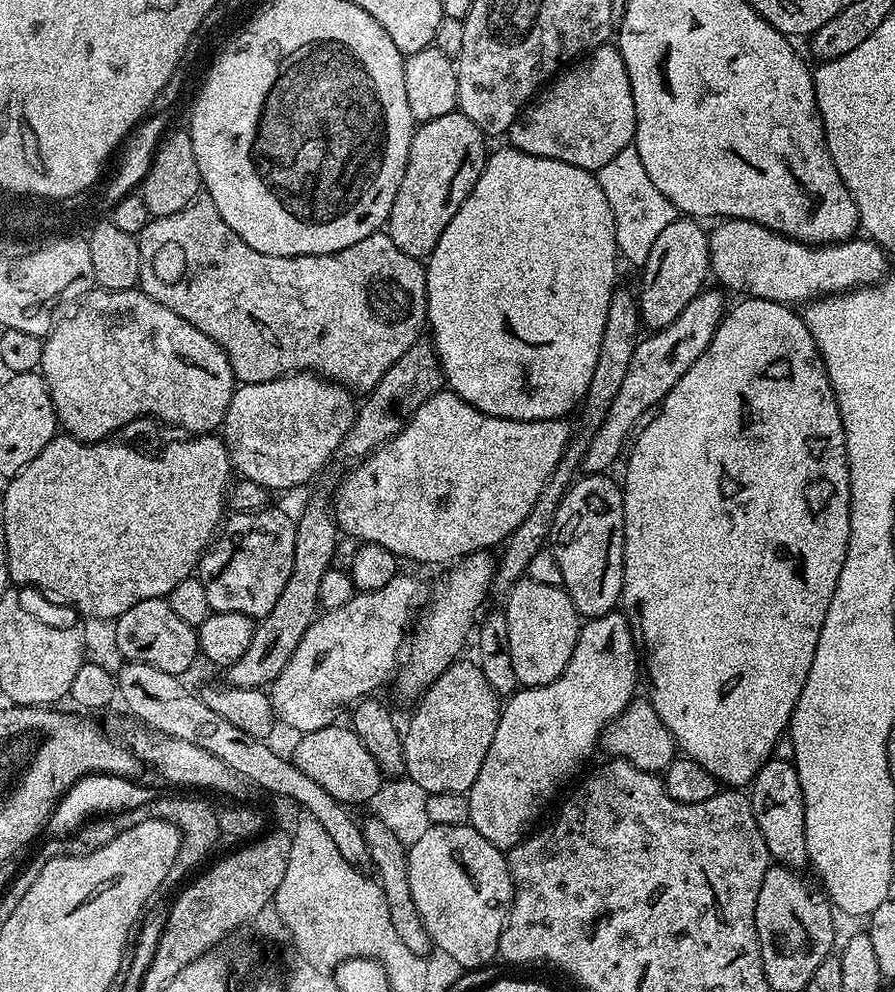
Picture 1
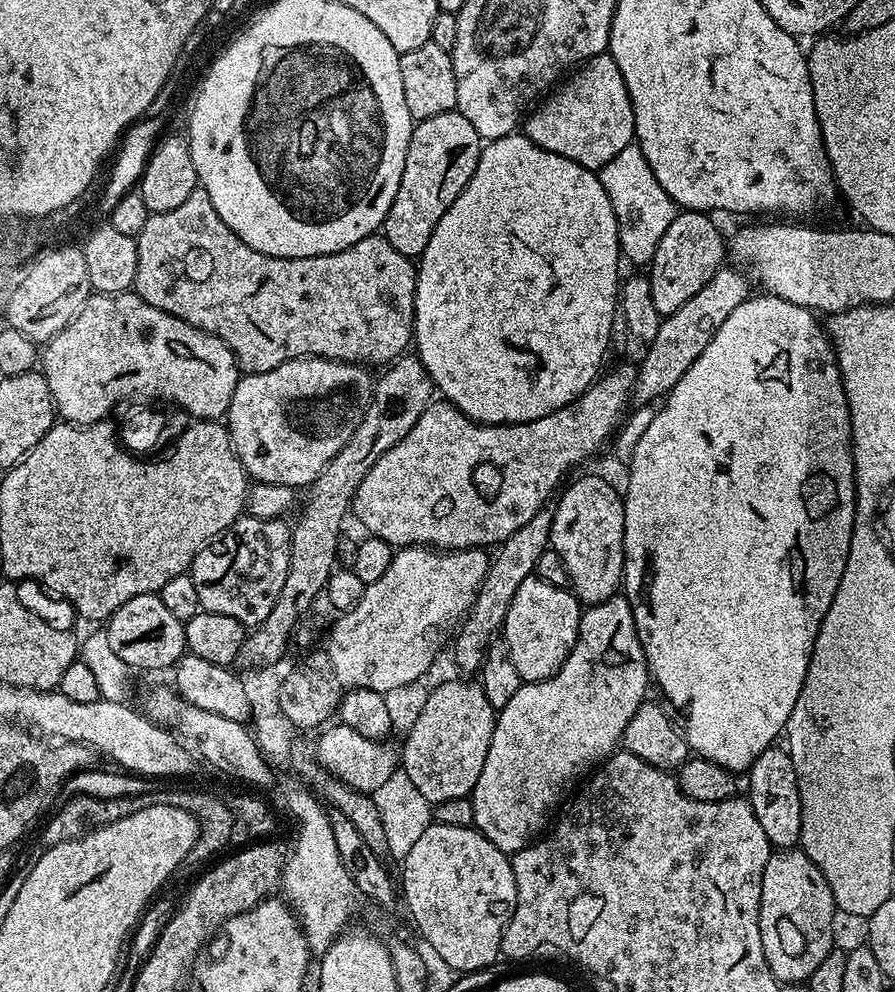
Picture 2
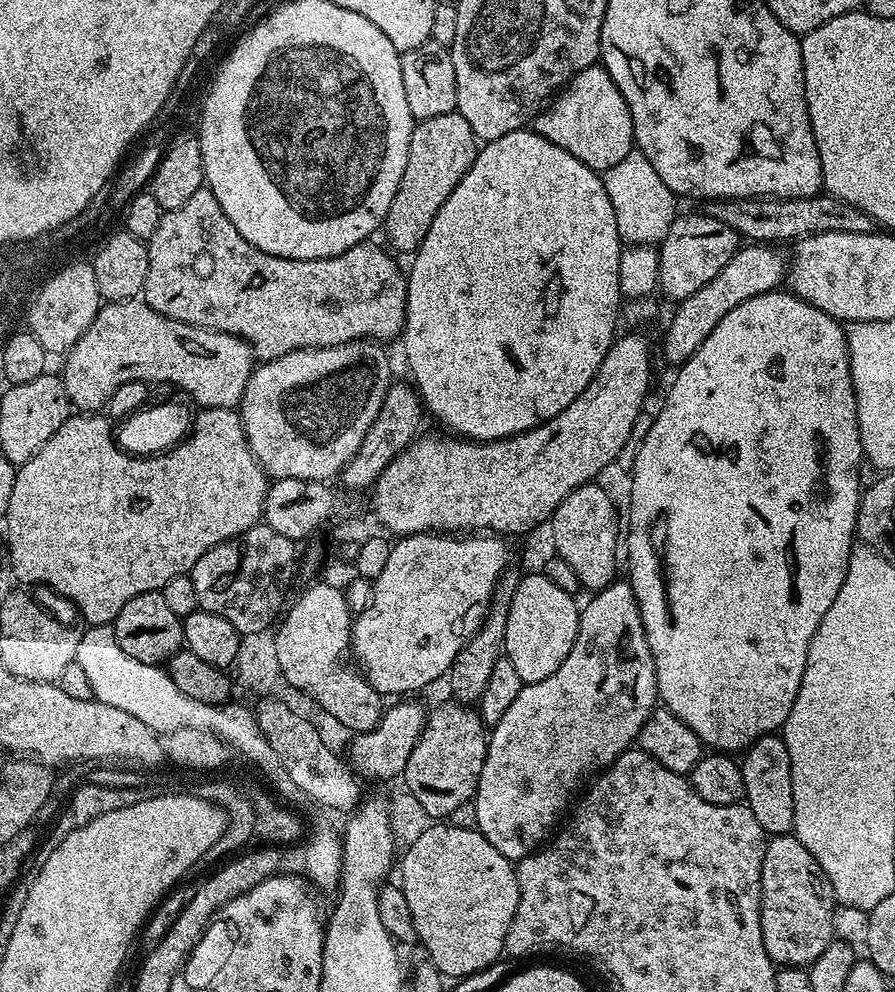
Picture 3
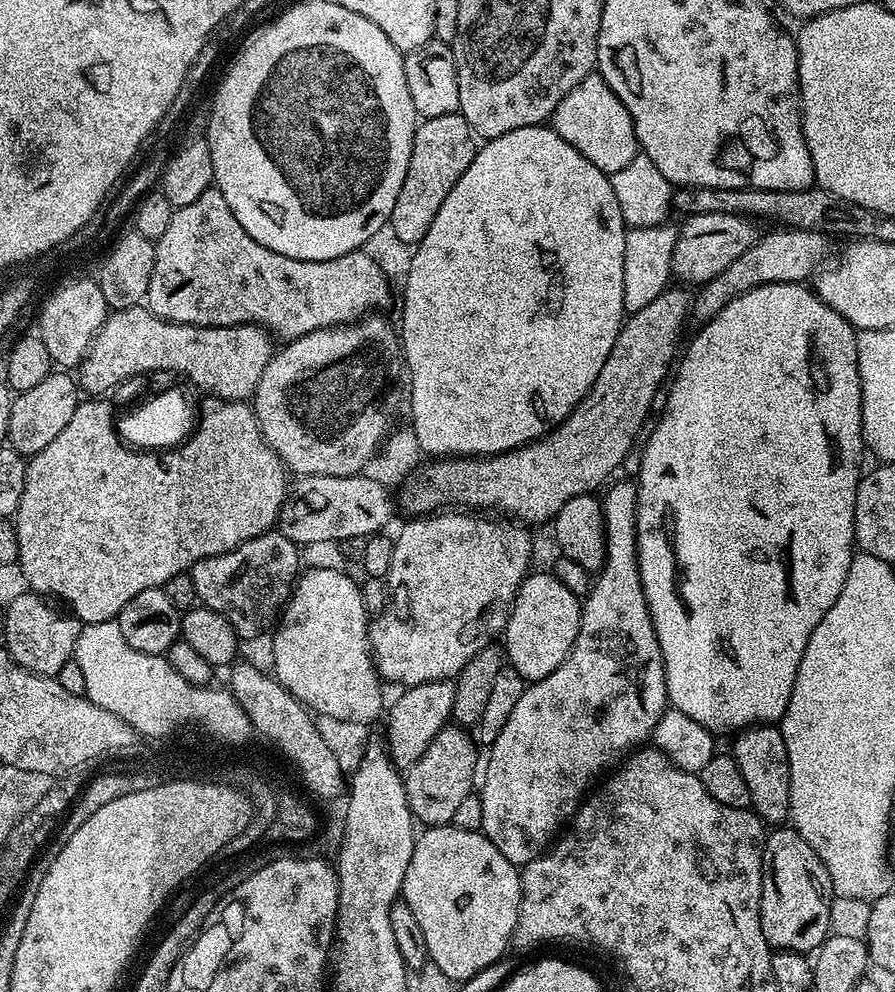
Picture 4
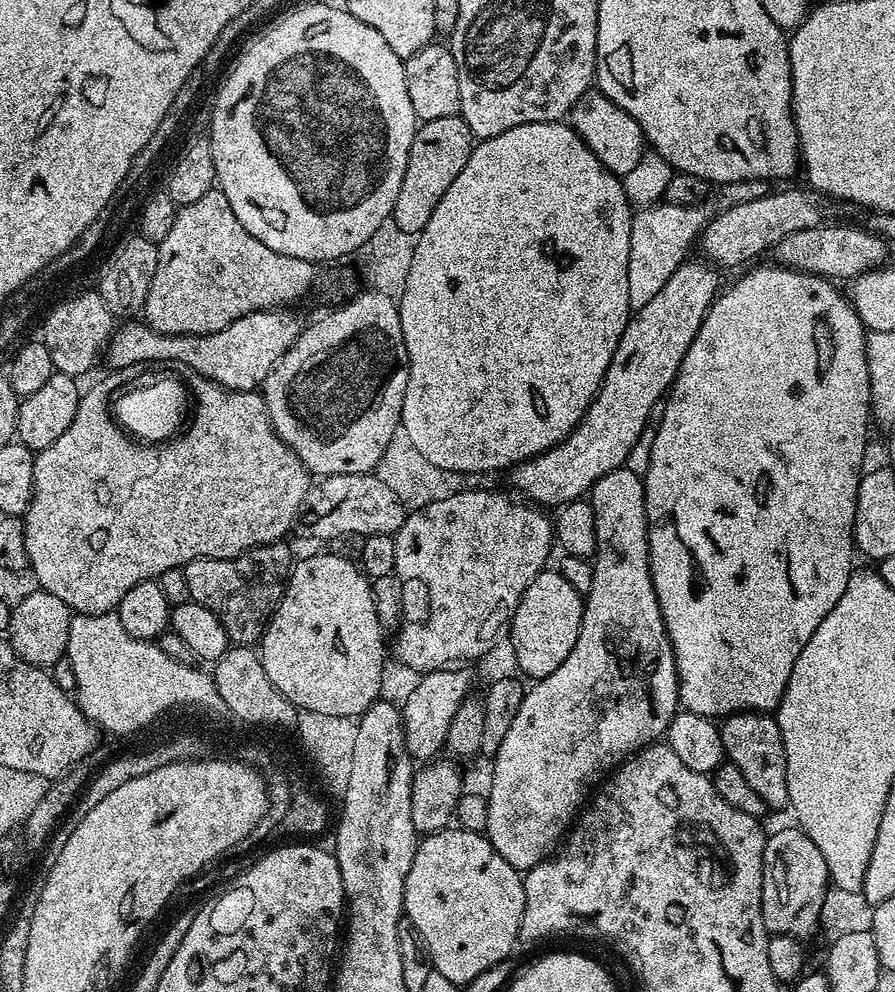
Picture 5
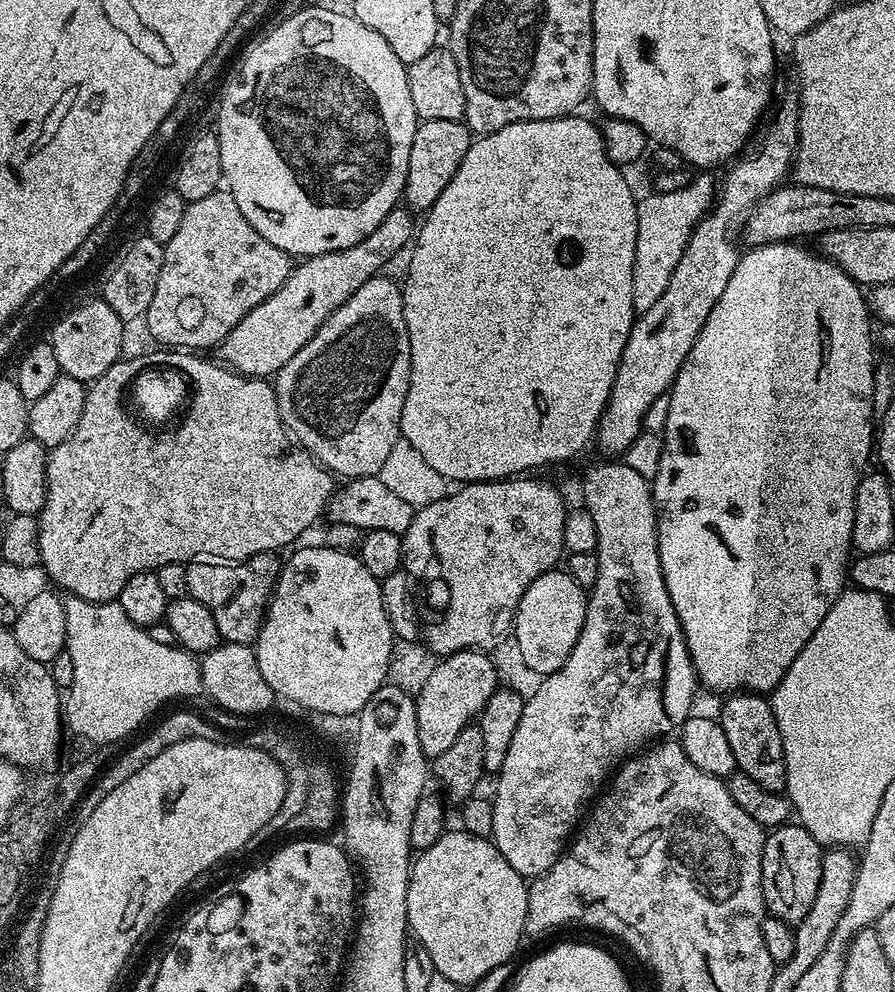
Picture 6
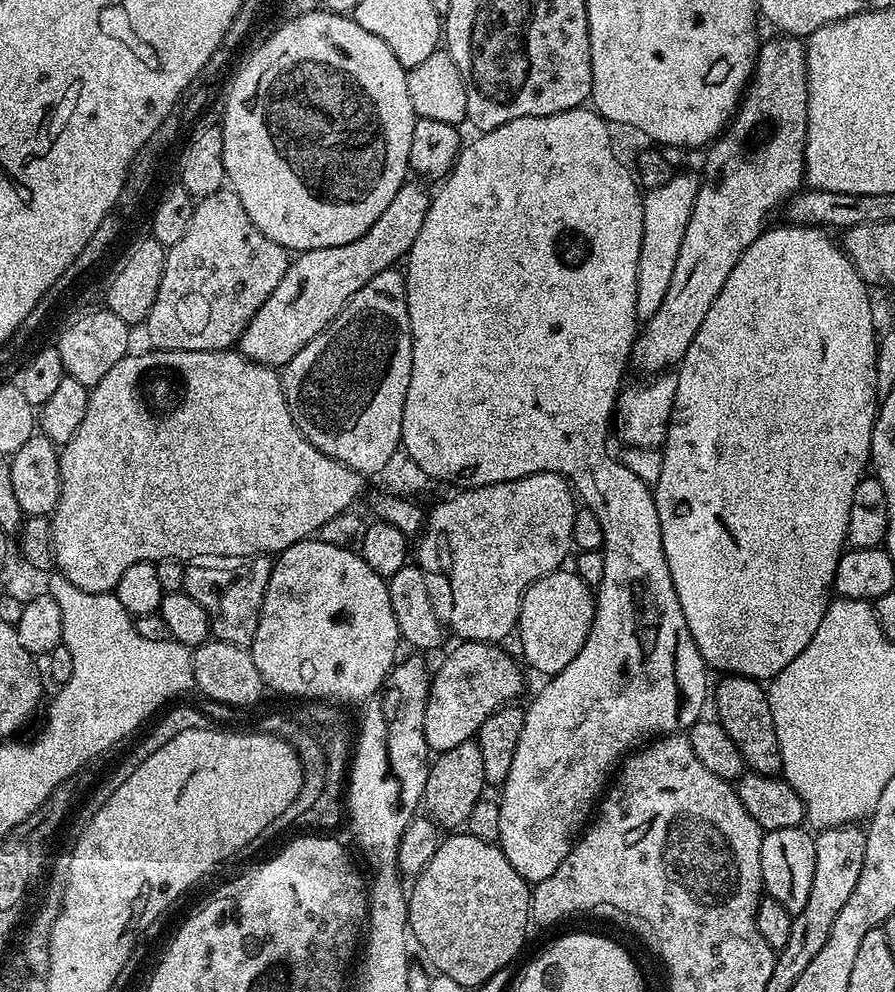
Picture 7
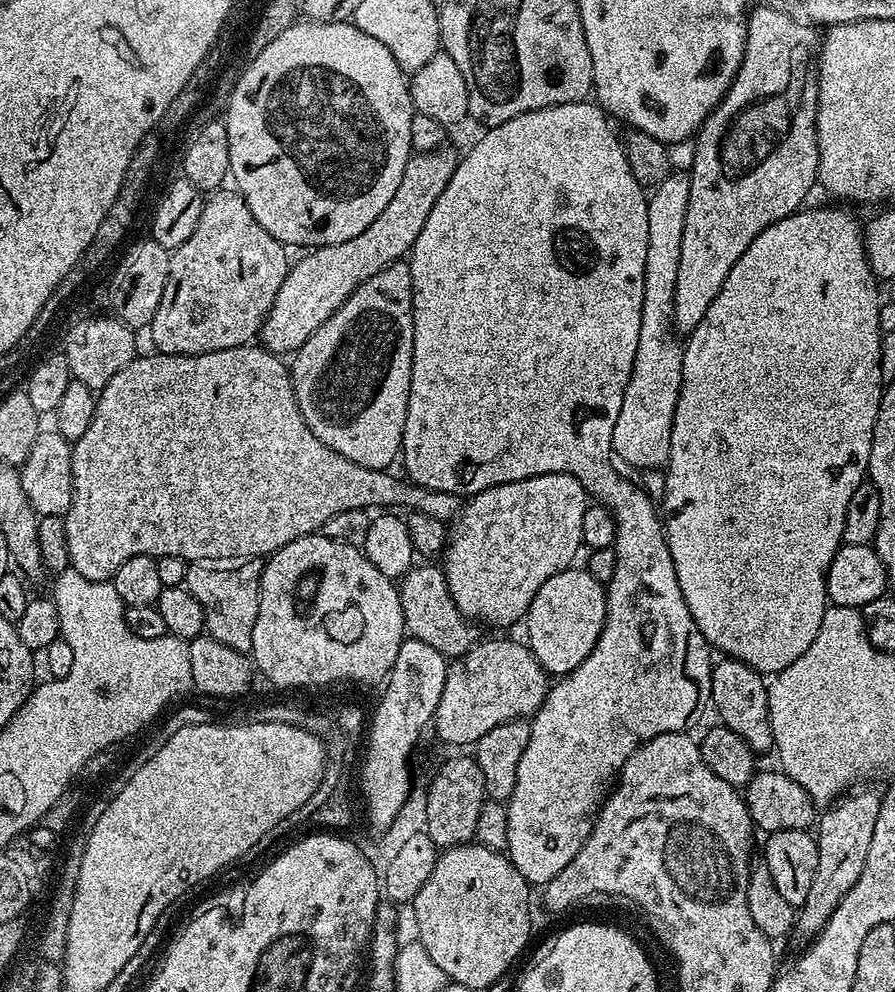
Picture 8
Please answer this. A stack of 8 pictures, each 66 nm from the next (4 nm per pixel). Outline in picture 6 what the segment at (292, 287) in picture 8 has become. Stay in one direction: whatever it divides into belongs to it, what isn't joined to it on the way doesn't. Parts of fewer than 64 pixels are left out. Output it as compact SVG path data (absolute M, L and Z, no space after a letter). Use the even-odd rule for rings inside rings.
M397 206L393 208L390 214L386 214L386 218L382 218L382 226L378 226L378 230L374 230L374 234L370 234L365 240L358 242L358 246L350 246L346 250L327 252L326 254L318 254L317 256L301 259L293 267L283 286L276 292L272 292L270 298L266 298L266 302L254 306L254 310L250 310L250 314L246 314L246 318L242 318L242 322L238 322L238 326L234 326L234 330L230 330L228 337L218 345L218 353L220 352L221 356L219 356L219 359L227 367L233 368L235 372L241 372L243 376L275 377L276 373L282 370L282 366L286 366L286 362L290 362L290 358L294 358L294 354L298 354L298 350L302 350L302 346L306 346L306 342L310 342L310 338L314 338L317 330L371 276L381 275L387 269L384 267L404 247L405 251L413 243L414 224L412 228L412 219L414 219L413 213L407 207Z

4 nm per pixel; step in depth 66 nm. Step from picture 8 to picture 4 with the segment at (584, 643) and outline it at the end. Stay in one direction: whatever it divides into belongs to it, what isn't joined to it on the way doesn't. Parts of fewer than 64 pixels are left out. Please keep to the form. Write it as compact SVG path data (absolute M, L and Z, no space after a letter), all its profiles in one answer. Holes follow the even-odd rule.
M533 571L524 577L520 583L520 589L516 592L516 601L512 604L512 610L508 614L508 624L502 633L503 651L506 653L507 663L514 669L525 682L535 682L554 674L558 666L570 654L570 650L576 644L578 630L580 629L581 597L570 594L562 582L553 576L551 571Z

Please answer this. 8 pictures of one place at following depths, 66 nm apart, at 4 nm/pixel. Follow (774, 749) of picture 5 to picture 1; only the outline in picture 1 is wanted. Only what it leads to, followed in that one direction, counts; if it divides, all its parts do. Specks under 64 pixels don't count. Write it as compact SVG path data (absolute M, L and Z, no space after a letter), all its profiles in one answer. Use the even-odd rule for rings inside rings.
M770 758L765 762L750 785L750 799L754 818L758 822L758 830L762 830L762 838L766 838L768 855L777 864L797 870L809 863L804 825L804 806L802 786L798 782L796 766L791 759L776 760Z

